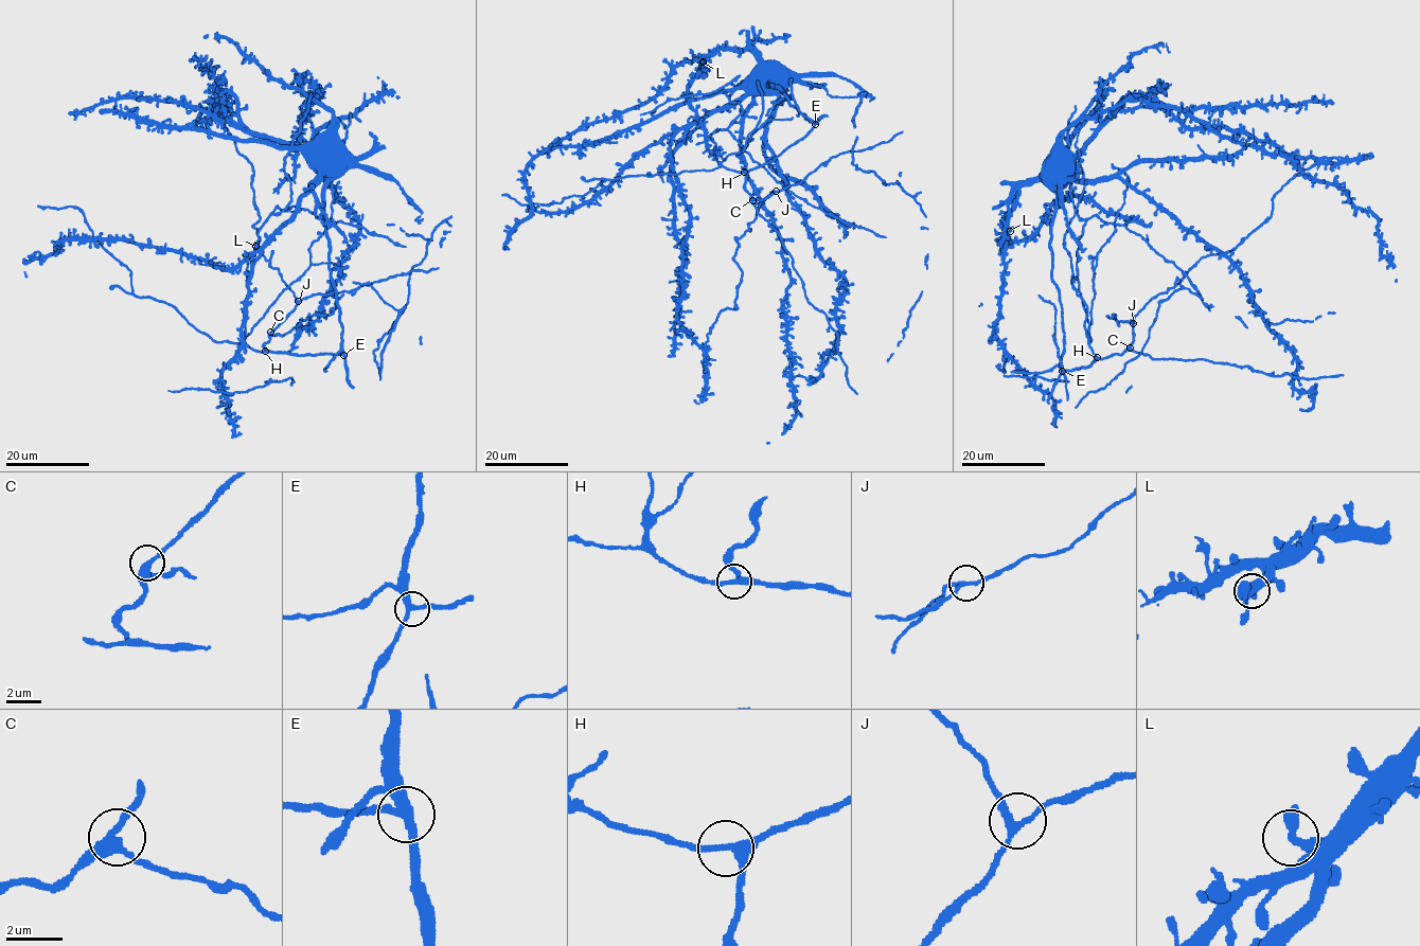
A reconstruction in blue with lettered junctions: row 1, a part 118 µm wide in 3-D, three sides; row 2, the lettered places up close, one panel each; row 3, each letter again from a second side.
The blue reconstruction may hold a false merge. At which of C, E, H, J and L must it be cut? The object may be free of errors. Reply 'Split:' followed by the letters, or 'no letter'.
Split: no letter

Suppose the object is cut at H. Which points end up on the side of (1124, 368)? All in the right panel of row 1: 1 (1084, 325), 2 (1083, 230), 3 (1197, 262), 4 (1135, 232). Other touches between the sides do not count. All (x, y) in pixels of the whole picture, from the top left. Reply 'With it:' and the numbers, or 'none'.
With it: 3

